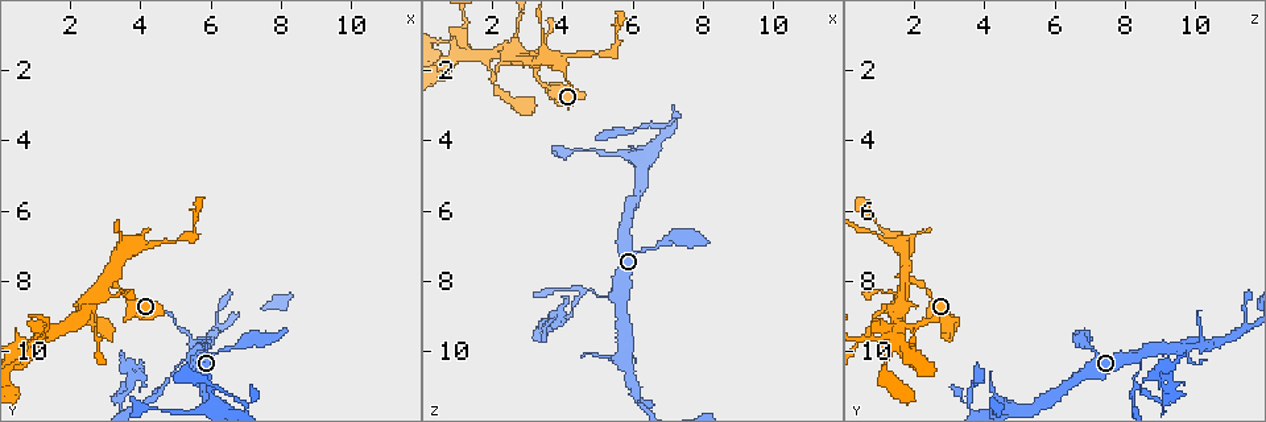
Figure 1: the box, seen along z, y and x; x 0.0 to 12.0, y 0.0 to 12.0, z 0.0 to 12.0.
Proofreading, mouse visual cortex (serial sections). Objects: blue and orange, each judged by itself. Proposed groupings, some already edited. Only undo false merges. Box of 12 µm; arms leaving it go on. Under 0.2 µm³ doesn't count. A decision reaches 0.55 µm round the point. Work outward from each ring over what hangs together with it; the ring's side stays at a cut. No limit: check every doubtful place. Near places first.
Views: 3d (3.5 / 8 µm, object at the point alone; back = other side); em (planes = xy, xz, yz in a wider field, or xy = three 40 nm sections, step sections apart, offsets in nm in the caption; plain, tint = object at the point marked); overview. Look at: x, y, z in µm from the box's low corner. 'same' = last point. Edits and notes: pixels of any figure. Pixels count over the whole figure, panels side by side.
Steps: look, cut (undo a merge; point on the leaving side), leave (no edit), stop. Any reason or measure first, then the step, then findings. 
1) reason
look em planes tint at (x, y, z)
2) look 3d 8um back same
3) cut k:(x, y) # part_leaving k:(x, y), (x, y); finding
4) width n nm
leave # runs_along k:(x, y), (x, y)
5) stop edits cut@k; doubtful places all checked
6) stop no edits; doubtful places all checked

abrupt turn
look 3d 3.5um at (5.3, 10.2, 8.5)

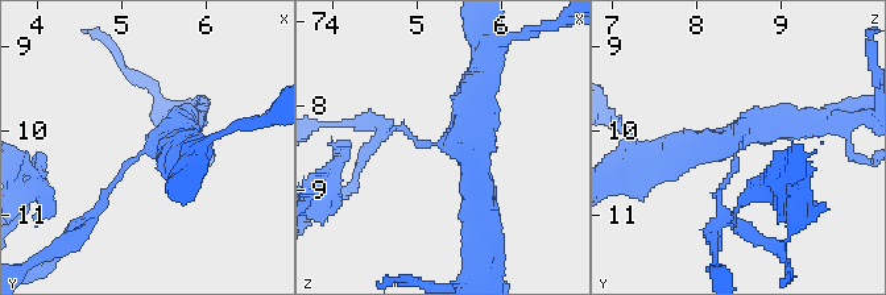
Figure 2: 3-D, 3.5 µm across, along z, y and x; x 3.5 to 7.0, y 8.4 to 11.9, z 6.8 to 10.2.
look em planes tint at (5.35, 10.20, 8.50)

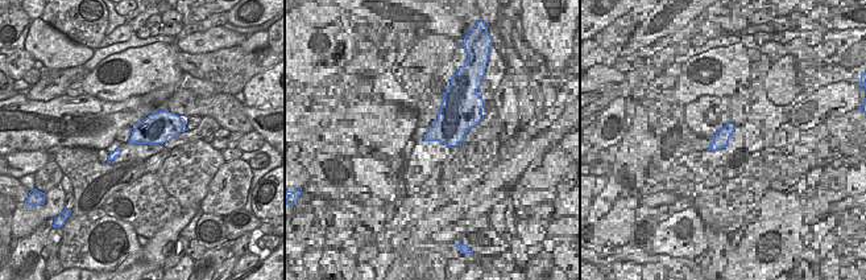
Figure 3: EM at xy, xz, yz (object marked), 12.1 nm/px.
width 380 nm
cut 2:(104, 192) # part_leaving 2:(136, 156), (95, 208), (62, 240); two cells meet here

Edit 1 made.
three arms meet
look 3d 3.5um at (2.4, 8.8, 1.6)

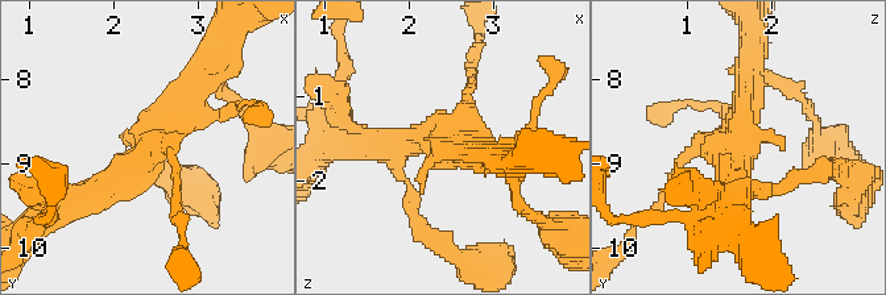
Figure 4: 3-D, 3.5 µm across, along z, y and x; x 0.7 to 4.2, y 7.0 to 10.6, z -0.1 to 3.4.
need the tissue
look em xy step 5 tint at (2.50, 8.80, 1.55)

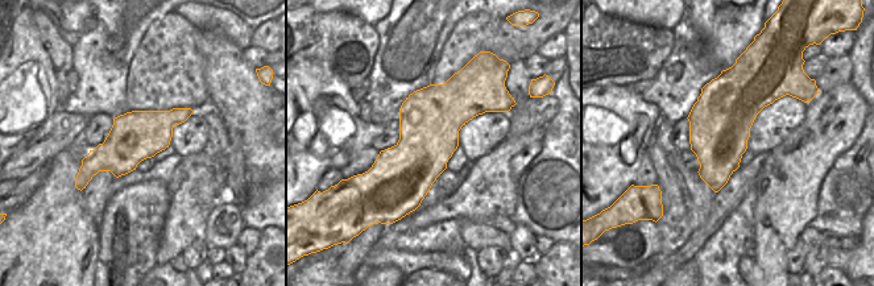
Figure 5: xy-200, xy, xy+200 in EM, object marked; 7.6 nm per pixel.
another direction
look em xy step 2 tint same

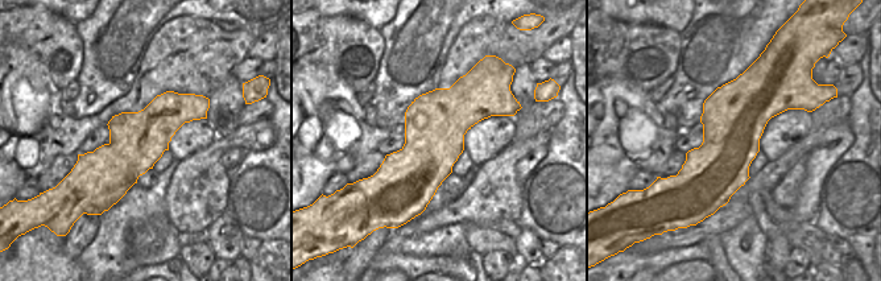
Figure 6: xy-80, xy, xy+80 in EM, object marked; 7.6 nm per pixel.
leave # runs_along 4:(206, 71), (125, 177), (85, 192); one cell here

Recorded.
looks like a crossing
look 3d 3.5um at (1.1, 9.7, 1.5)

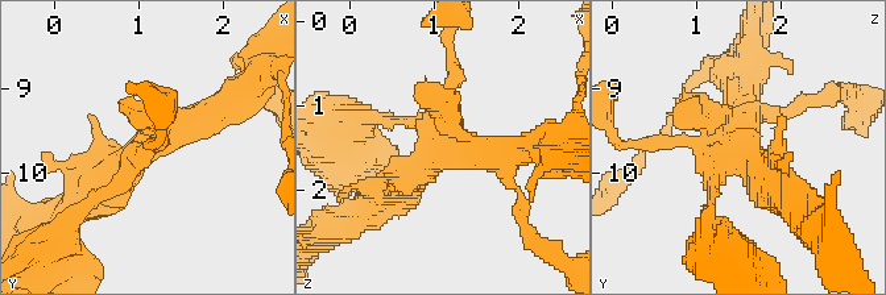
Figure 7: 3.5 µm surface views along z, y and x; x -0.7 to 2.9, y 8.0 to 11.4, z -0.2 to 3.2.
arms 4; arm_widths 150, 150, 350, 450 nm; shape alone is not enough
look em xy step 1 plain at (1.10, 9.70, 1.55)

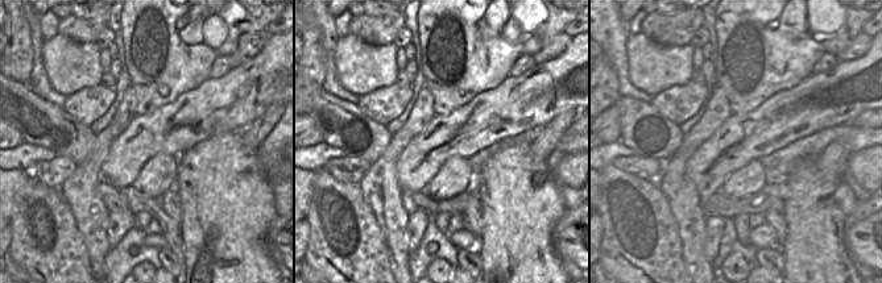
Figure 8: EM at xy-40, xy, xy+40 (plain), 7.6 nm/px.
look em xy step 1 tint same

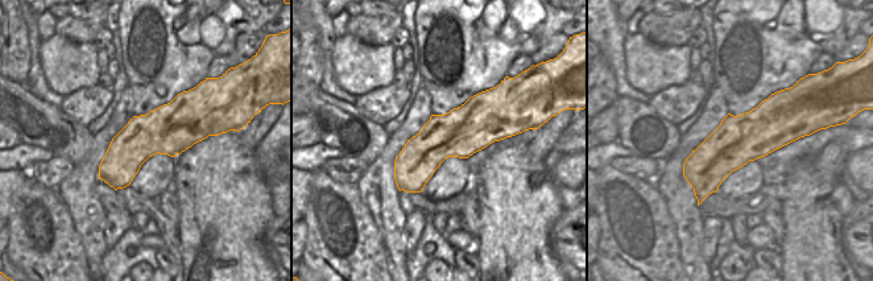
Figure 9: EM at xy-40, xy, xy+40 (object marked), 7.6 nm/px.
leave # runs_along 7:(223, 104), (149, 141), (85, 198); continuous, no second cell

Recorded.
stop edits cut@2; doubtful places all checked

